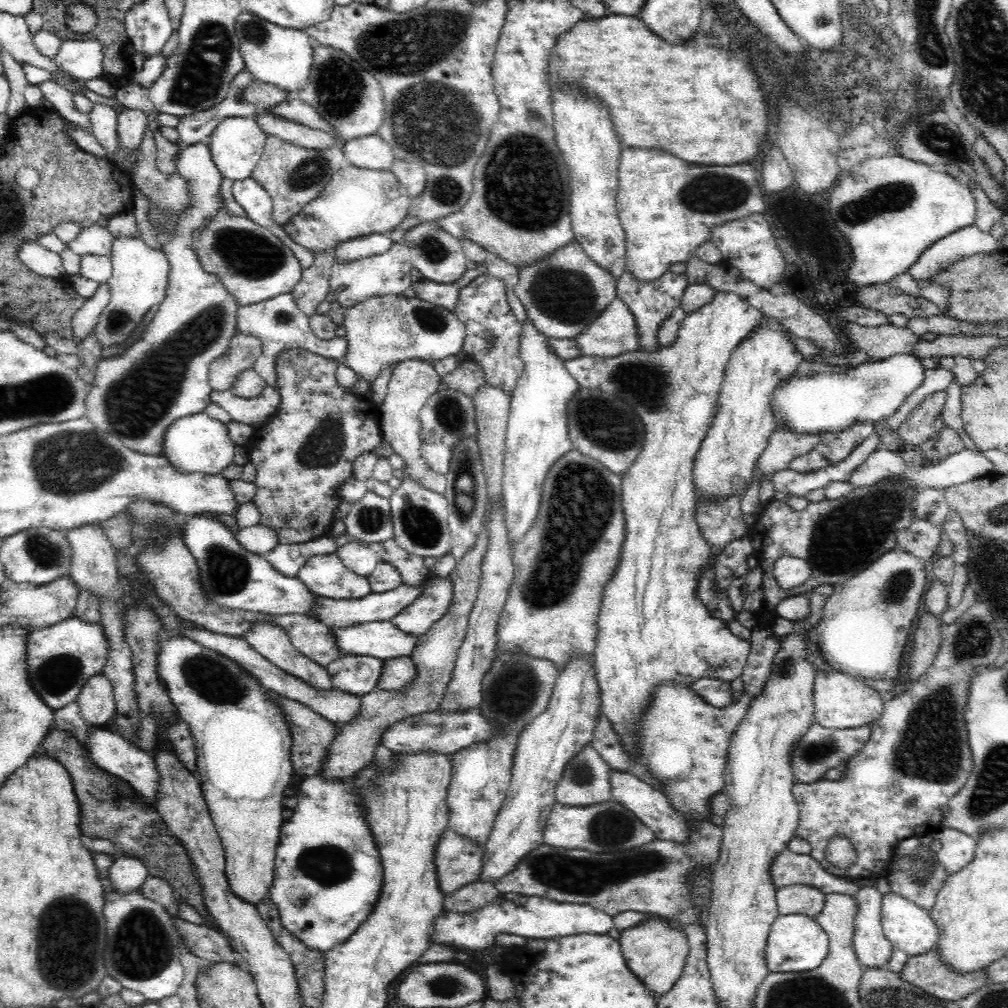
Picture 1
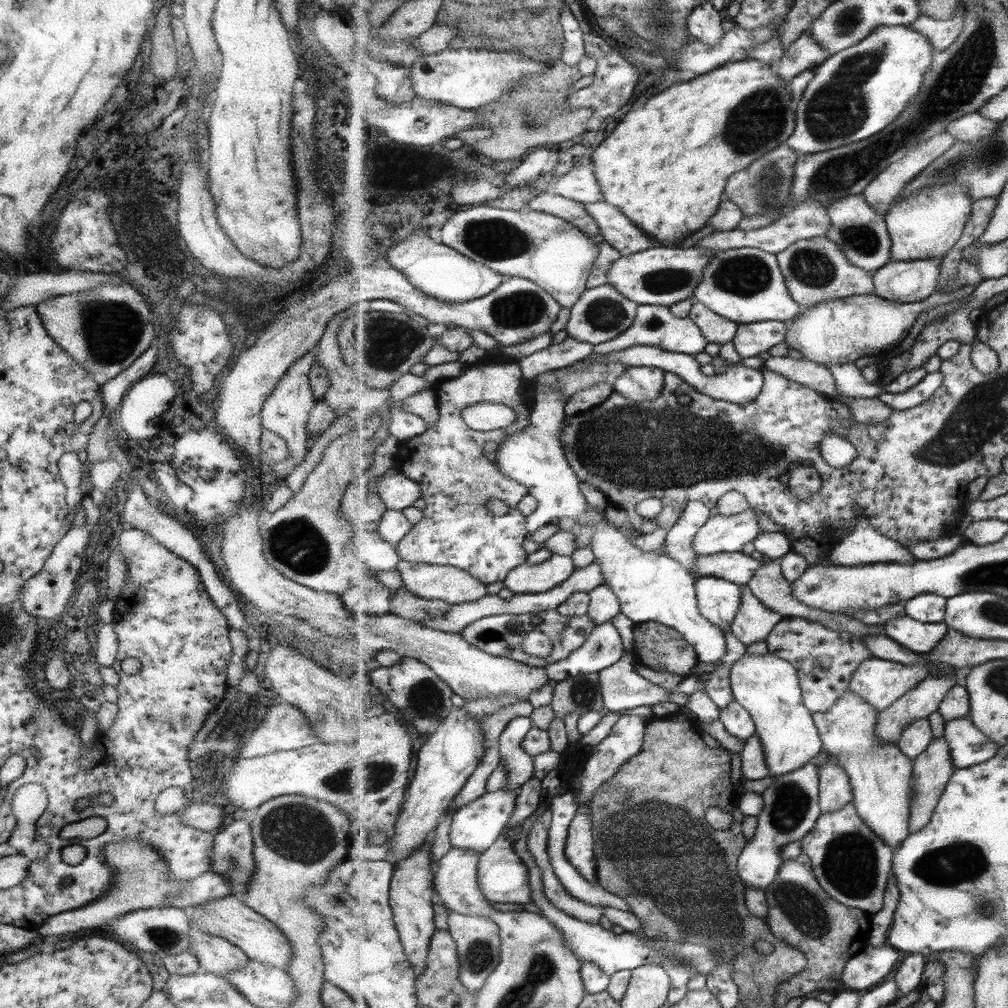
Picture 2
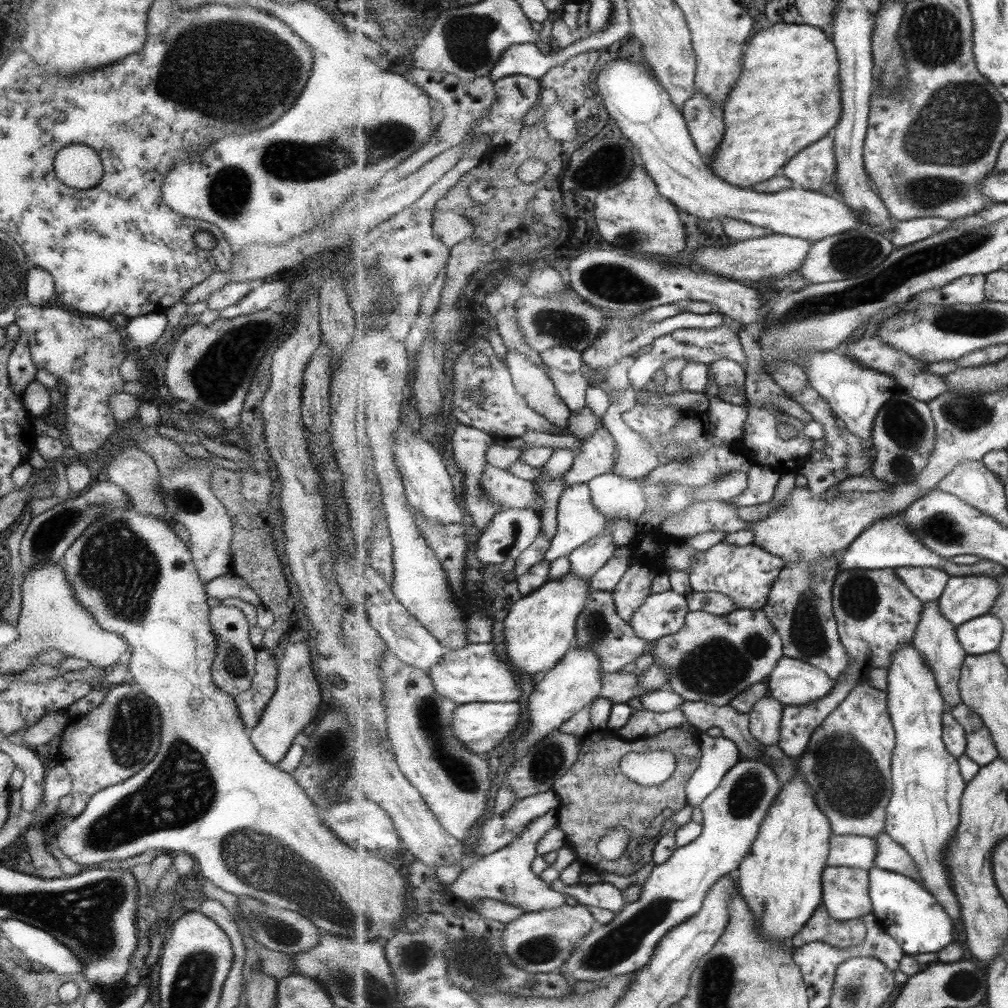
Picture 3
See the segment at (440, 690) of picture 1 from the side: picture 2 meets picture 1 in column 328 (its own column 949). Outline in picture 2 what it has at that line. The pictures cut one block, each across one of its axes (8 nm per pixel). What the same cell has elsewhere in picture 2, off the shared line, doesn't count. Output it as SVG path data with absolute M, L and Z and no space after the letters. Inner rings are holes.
M943 736L929 745L929 748L918 756L914 761L913 786L915 786L915 797L912 798L911 819L909 820L909 834L923 831L927 824L931 823L933 814L945 792L951 777L958 768L955 766L951 754L949 741Z

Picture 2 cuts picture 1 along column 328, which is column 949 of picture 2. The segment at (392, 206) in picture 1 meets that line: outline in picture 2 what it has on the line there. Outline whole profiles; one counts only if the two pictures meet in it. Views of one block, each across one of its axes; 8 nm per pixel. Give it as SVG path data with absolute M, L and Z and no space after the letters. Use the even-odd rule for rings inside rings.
M959 181L925 187L902 198L886 215L893 241L893 261L916 261L945 256L963 236L973 212L974 198Z

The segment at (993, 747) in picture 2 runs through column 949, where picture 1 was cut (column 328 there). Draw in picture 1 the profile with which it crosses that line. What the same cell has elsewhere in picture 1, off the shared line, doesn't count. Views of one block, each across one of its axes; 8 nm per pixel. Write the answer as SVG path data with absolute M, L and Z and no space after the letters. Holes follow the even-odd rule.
M262 687L262 691L264 691L264 699L268 699L270 703L274 703L274 705L278 705L282 709L284 725L288 727L290 739L292 739L290 760L292 761L293 774L306 777L316 775L320 764L322 764L322 760L324 760L324 756L326 756L324 752L328 750L328 744L330 744L330 740L336 734L336 725L332 725L329 720L326 720L297 700L290 700L269 688Z

